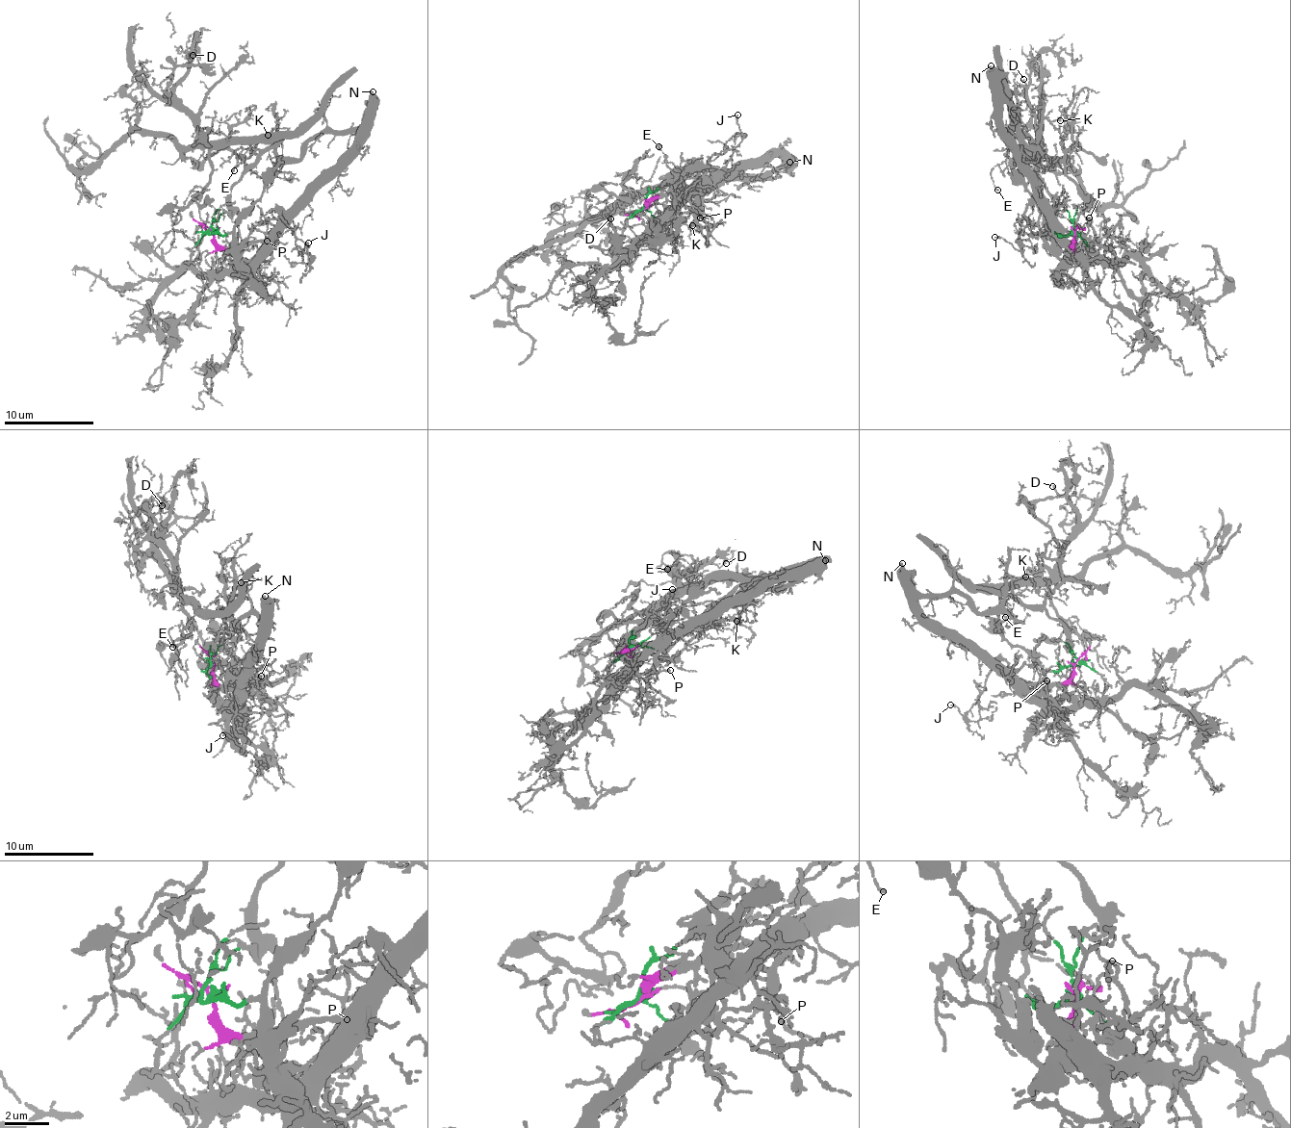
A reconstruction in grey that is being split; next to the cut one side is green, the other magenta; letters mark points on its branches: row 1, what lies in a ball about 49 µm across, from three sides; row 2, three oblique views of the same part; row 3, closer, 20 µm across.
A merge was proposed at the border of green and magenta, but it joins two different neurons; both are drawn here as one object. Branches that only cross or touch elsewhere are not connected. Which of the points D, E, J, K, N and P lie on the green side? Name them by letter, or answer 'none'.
D, E

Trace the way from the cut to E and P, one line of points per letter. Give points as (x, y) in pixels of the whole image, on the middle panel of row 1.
E: (645, 206), (658, 227), (672, 208), (715, 176), (710, 170), (674, 166), (658, 147)
P: (645, 208), (653, 198), (668, 196), (684, 185), (693, 188), (698, 193), (701, 218)

